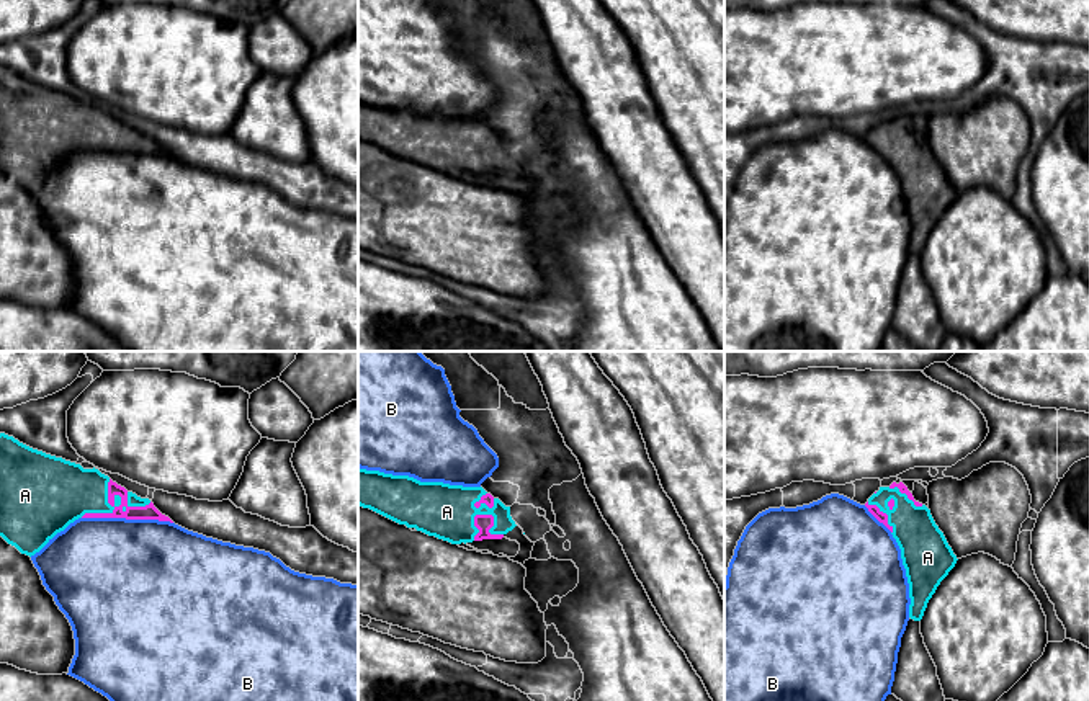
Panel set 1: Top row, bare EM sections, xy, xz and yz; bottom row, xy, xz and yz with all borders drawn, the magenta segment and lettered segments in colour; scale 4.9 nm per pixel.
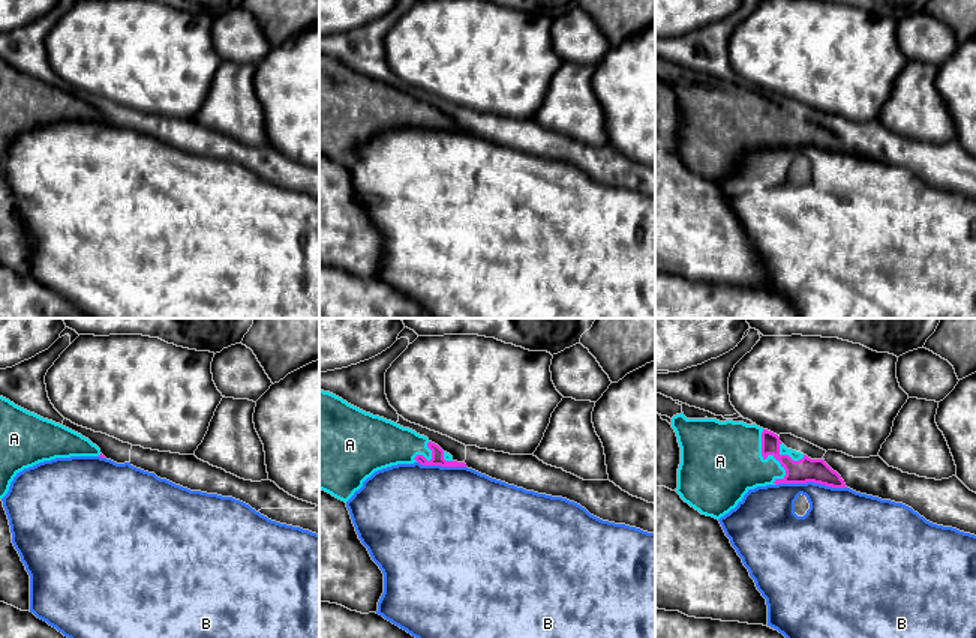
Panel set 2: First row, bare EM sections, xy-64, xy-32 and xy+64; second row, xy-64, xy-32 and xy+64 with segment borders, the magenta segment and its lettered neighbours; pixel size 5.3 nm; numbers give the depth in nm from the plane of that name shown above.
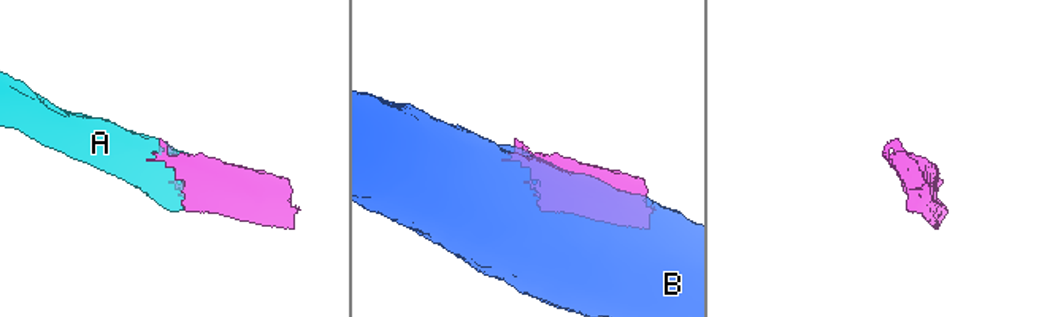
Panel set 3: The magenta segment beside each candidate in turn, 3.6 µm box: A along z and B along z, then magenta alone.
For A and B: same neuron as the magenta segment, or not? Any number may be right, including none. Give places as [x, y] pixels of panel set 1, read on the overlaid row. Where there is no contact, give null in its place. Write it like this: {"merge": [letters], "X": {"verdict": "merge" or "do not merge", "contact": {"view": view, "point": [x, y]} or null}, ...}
{"merge": ["A"], "A": {"verdict": "merge", "contact": {"view": "xy", "point": [115, 507]}}, "B": {"verdict": "do not merge", "contact": {"view": "xy", "point": [128, 518]}}}

